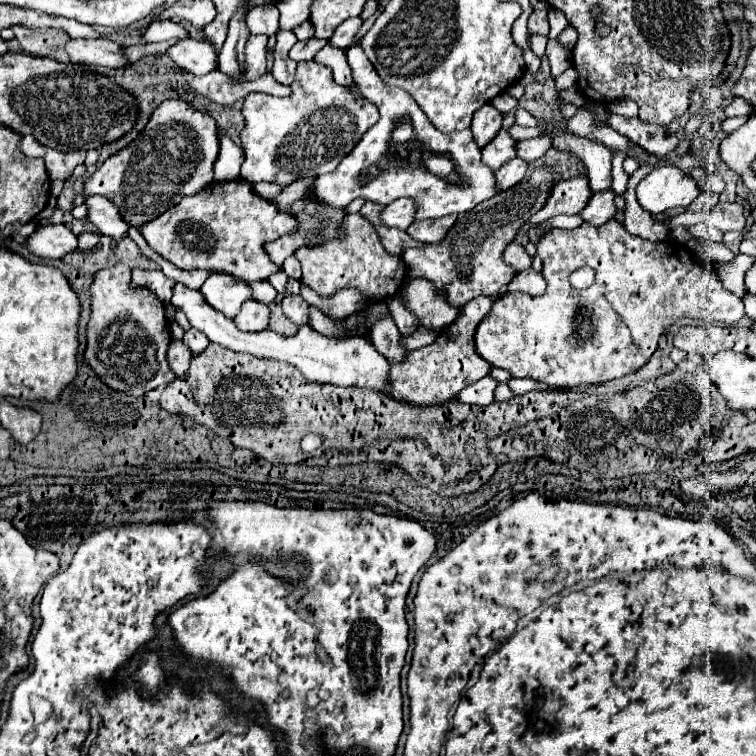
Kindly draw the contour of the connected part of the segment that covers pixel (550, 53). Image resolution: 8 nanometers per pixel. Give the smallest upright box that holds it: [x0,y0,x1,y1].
[546,40,572,78]

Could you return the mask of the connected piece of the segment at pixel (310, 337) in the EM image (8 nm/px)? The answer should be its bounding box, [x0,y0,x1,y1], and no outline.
[170,284,390,394]

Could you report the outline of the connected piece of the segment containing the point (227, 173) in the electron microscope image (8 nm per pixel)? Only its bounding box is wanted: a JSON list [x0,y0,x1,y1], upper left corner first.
[214,134,244,182]

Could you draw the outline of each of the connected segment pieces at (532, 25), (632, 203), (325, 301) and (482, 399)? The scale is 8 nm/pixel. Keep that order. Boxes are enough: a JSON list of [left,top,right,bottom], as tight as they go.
[[528,10,550,36],[623,166,669,242],[300,284,364,318],[456,376,498,406]]

